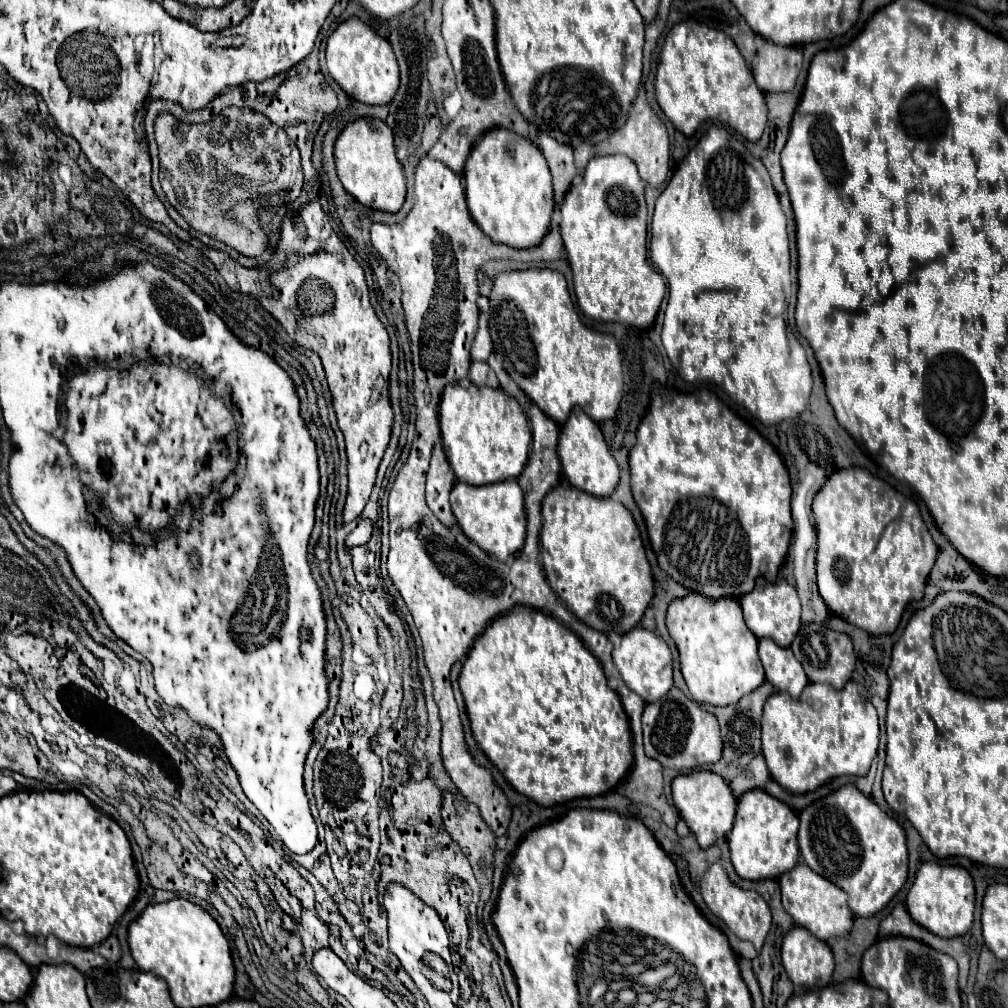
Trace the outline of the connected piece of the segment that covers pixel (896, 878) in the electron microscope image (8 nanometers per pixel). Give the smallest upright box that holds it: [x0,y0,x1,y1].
[800,784,908,916]

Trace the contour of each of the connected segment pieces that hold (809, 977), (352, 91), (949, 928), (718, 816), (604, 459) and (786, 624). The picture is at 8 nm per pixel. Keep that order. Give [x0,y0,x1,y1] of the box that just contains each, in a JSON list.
[[782,926,834,986],[326,18,400,106],[906,862,974,938],[672,772,736,848],[558,408,620,498],[740,578,800,646]]

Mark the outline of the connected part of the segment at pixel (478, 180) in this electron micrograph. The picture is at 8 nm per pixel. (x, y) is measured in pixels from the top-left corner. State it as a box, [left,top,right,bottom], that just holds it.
[464,128,554,250]

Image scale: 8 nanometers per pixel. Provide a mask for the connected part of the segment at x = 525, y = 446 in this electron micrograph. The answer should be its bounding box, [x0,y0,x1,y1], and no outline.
[440,384,532,486]

